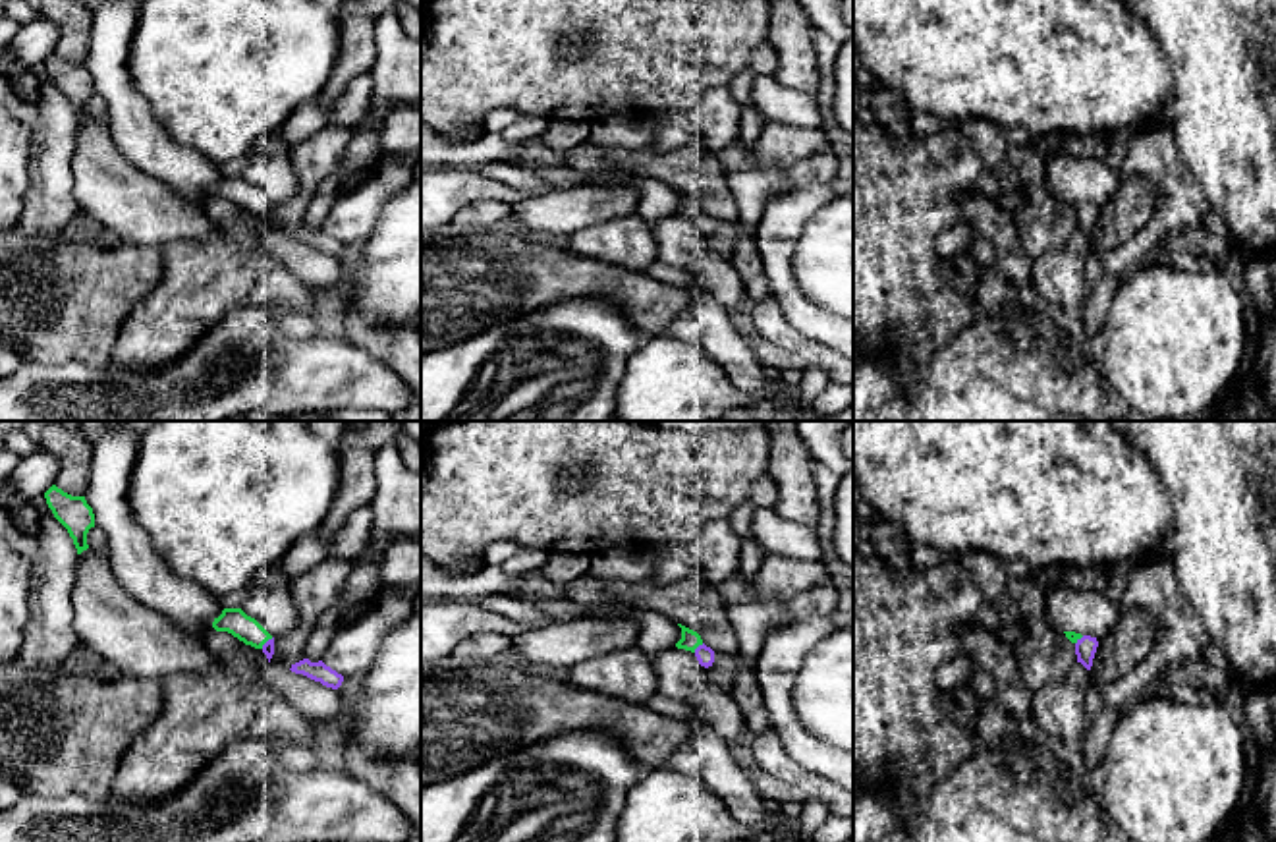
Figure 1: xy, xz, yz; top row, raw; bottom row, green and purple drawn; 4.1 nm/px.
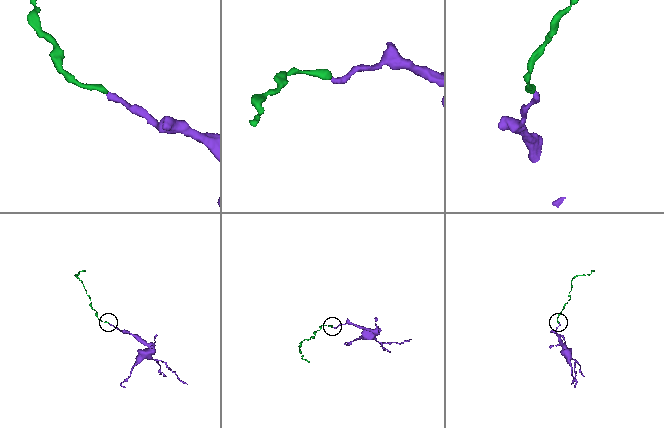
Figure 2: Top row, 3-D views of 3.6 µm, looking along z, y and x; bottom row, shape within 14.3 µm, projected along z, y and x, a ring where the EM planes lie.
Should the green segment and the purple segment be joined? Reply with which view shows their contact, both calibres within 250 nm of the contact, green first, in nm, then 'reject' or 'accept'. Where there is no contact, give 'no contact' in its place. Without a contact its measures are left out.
xz | 80/80 nm | accept

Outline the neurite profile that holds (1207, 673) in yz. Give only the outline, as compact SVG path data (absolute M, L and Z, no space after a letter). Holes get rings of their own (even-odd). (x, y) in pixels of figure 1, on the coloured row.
M1212 653L1170 664L1164 670L1164 678L1168 688L1210 689L1220 697L1234 682L1228 668Z

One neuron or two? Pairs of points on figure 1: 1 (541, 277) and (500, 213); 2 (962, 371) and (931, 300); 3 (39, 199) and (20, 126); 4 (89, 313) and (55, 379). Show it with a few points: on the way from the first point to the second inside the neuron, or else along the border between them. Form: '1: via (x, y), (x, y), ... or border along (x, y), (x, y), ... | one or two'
1: border along (500, 224), (489, 230), (466, 232) | two
2: border along (973, 300), (973, 311), (927, 367), (927, 379) | two
3: border along (37, 120), (29, 186), (22, 209) | two
4: border along (24, 360), (107, 367) | two

